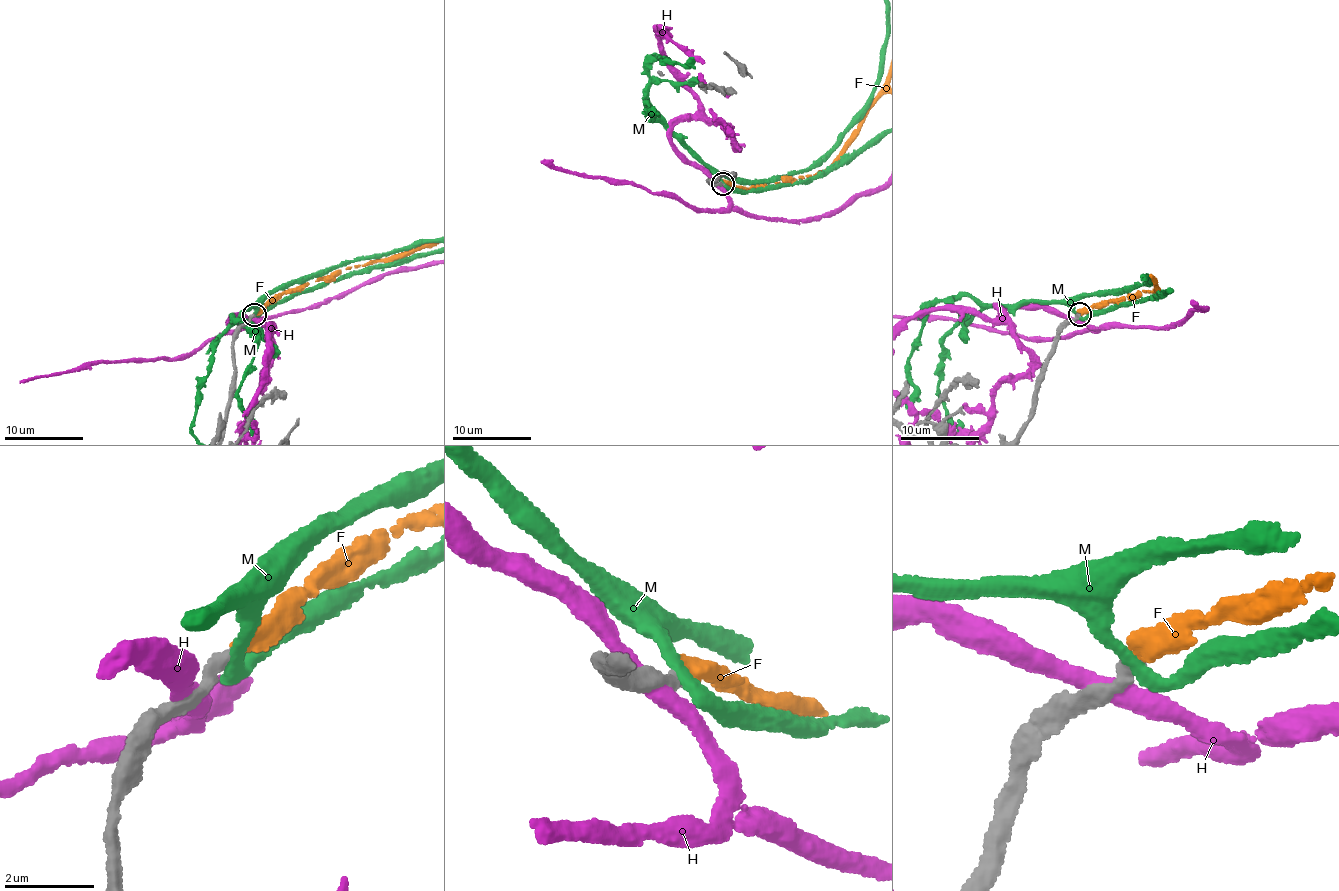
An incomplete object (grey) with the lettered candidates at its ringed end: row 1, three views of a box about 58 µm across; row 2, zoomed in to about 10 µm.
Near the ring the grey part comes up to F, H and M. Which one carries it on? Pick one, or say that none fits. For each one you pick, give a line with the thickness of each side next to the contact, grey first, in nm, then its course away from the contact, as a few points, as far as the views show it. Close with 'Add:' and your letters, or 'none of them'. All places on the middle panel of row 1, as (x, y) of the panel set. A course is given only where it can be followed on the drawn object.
F: 280/440 nm
Add: F

